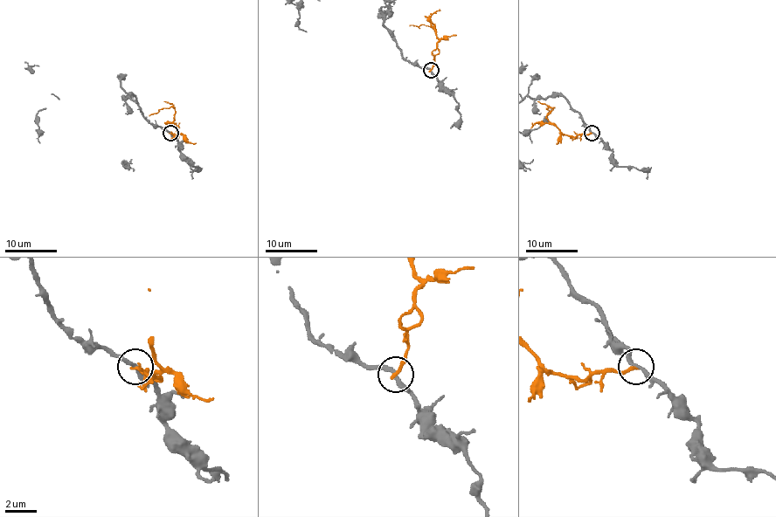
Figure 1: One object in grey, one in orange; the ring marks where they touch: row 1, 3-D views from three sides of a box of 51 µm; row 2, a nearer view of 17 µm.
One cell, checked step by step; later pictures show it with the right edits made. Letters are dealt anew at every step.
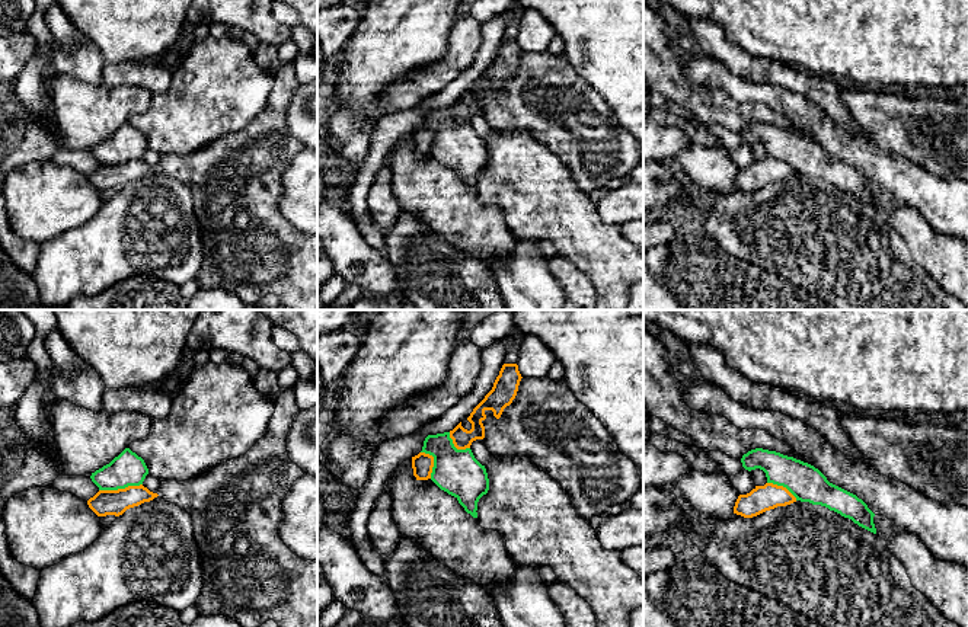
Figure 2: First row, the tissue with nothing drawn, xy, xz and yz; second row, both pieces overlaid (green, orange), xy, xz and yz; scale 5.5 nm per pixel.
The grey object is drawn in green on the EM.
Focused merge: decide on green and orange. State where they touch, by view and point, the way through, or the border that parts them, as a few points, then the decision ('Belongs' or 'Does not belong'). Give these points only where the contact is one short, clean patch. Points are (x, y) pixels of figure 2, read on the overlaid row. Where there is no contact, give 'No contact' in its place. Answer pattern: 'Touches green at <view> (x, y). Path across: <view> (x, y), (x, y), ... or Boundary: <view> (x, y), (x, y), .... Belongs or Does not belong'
Touches green at xy (120, 488). Boundary: xy (141, 483), (99, 490). Does not belong

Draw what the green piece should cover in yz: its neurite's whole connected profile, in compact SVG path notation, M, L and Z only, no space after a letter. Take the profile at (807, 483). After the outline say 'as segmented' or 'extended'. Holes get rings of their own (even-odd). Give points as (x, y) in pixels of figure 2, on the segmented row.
M755 448L741 458L748 471L760 468L767 483L786 487L796 500L821 505L876 534L875 514L856 495L830 483L814 466L776 451Z; as segmented

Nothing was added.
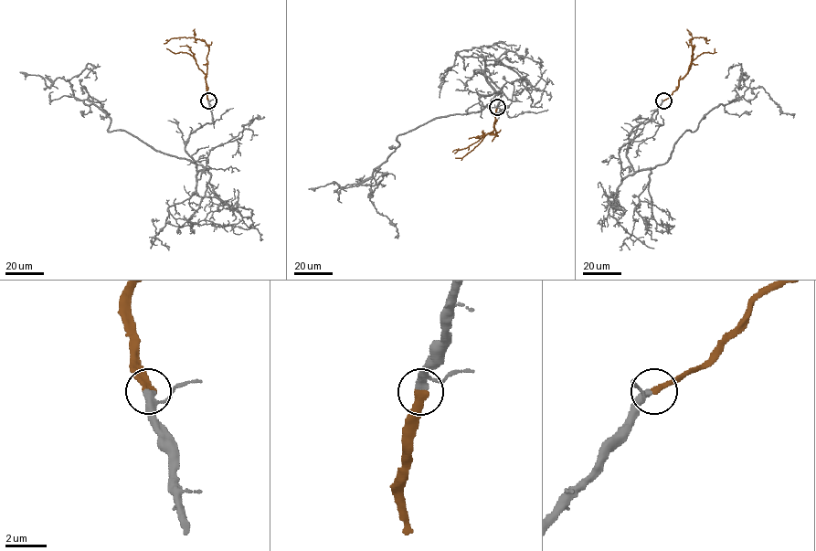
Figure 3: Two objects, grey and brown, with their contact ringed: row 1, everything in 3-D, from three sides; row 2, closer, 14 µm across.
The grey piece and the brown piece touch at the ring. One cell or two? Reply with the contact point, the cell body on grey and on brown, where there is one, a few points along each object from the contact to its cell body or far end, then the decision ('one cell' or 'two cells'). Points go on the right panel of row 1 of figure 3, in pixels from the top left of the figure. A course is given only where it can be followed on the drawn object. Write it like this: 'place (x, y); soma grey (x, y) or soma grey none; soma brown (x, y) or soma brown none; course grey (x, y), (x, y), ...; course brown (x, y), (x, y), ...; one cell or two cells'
place (663, 100); soma grey none; soma brown none; course grey (663, 100), (629, 134), (626, 157), (634, 171), (662, 164), (686, 131), (748, 87), (763, 88), (793, 118); course brown (663, 100), (688, 71), (692, 51), (690, 39), (705, 37), (708, 43); one cell

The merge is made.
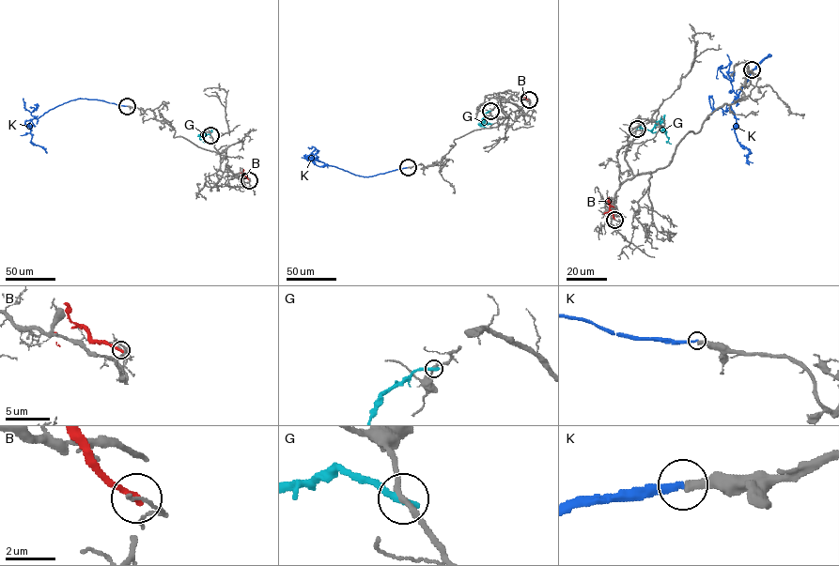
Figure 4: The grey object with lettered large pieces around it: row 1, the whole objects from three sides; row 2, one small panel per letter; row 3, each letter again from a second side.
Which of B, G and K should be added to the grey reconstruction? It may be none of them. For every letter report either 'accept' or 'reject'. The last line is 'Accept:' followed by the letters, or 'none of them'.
B: reject
G: reject
K: reject
Accept: none of them

